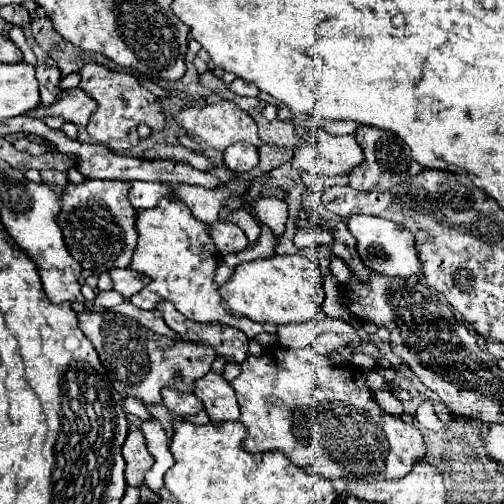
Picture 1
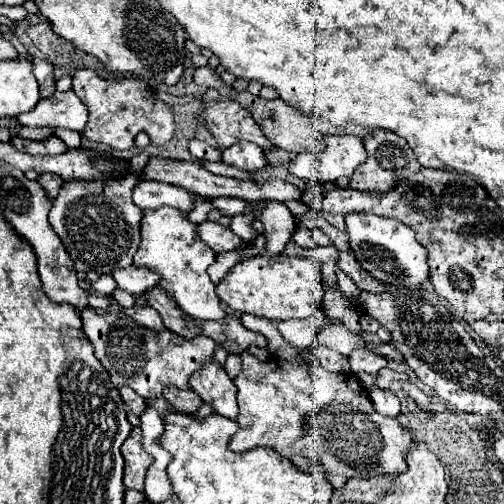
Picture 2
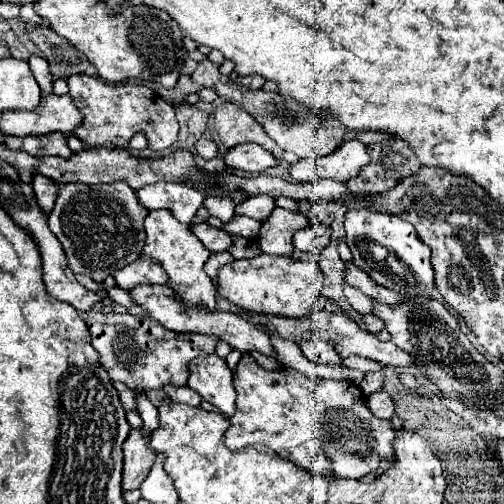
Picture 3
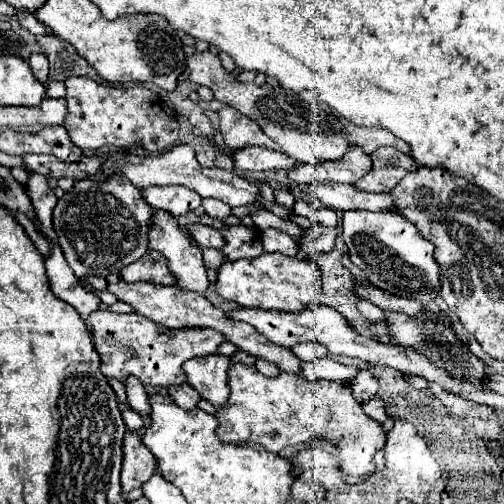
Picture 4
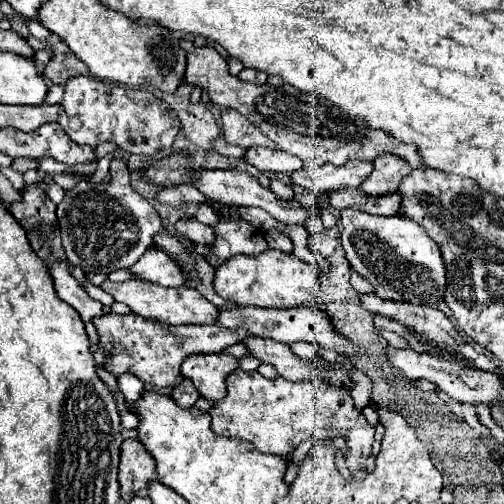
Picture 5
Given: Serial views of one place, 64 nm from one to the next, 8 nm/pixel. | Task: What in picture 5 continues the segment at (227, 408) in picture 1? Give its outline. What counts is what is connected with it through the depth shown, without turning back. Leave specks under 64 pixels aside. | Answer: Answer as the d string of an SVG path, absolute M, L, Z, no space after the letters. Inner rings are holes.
M196 354L182 362L182 374L192 380L196 390L212 404L226 396L226 376L238 368L238 360L228 354Z

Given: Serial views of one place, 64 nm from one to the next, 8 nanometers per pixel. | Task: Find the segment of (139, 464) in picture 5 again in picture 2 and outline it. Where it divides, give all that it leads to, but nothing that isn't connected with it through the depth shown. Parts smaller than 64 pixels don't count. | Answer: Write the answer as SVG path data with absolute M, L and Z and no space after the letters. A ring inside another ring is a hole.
M136 426L136 428L132 428L130 436L122 444L122 456L126 460L126 466L124 466L124 486L142 492L146 500L144 476L146 476L146 470L150 468L154 458L148 452L144 452L140 440L142 440L142 432Z

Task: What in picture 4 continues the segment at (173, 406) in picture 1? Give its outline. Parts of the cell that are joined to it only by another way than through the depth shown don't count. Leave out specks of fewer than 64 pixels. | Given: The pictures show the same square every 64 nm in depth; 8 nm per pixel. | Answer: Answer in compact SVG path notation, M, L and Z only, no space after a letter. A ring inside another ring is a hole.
M180 384L180 386L170 386L168 388L168 394L170 398L182 406L182 408L196 408L198 400L200 400L200 394L190 386L190 384Z

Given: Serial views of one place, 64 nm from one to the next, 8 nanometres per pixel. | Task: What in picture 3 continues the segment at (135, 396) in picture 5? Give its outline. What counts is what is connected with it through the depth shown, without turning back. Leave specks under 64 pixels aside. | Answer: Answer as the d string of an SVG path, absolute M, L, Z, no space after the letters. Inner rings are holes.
M136 394L136 400L138 400L138 414L144 420L144 432L146 436L150 436L150 432L154 432L154 428L160 426L158 408L144 394Z

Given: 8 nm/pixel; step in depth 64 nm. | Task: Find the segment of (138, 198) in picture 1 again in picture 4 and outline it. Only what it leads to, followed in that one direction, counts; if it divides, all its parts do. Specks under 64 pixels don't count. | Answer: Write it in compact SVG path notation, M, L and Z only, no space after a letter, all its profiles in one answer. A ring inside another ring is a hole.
M184 186L144 188L142 196L154 210L166 210L176 218L186 216L202 204L202 196L196 196L195 191Z

